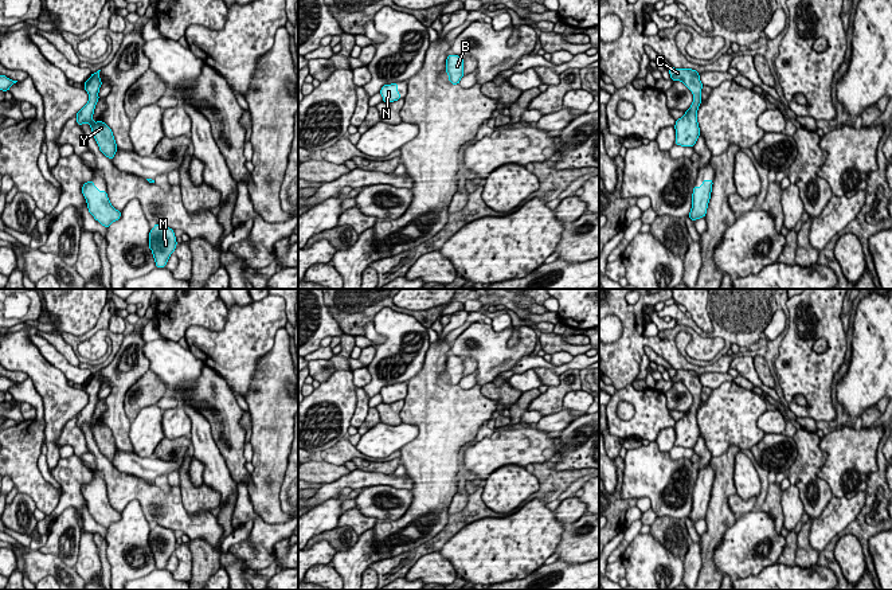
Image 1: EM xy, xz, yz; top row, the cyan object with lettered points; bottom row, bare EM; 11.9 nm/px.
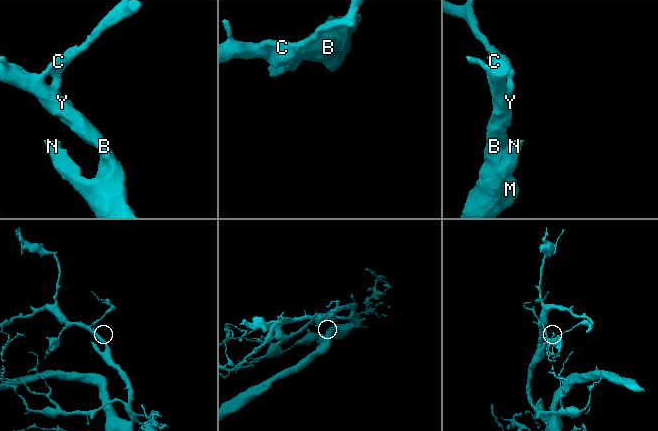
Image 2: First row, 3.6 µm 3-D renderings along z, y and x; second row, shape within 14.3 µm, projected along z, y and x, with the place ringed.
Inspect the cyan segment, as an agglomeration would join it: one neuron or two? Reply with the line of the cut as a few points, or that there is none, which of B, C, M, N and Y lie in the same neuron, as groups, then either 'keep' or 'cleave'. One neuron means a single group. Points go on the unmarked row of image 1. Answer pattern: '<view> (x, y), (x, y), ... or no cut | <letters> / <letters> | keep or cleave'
no cut | B C M N Y | keep

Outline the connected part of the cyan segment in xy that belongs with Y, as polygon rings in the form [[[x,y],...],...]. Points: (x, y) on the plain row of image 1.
[[[99,372],[93,374],[91,378],[85,383],[85,391],[89,394],[89,403],[77,414],[77,423],[81,427],[83,423],[87,423],[93,431],[93,437],[99,448],[99,452],[113,461],[118,448],[116,445],[112,430],[103,423],[93,422],[93,415],[95,406],[99,401],[98,392],[102,386],[99,380]]]

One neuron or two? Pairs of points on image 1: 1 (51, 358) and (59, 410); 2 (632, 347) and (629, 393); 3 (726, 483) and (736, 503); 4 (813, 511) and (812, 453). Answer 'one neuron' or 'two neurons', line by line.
1: two neurons
2: two neurons
3: two neurons
4: one neuron

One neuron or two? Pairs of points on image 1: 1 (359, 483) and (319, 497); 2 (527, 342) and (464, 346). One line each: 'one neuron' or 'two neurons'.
1: one neuron
2: one neuron

